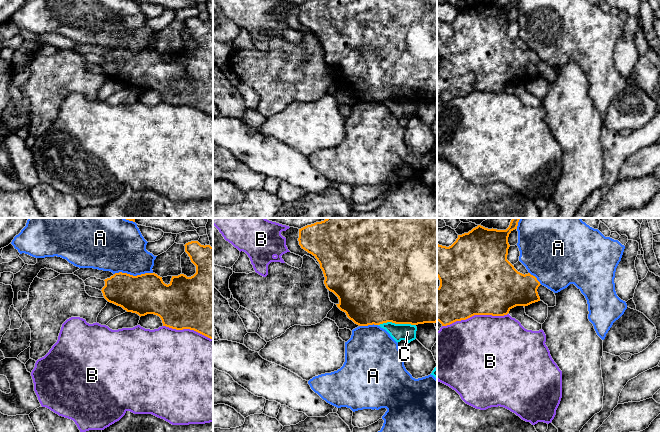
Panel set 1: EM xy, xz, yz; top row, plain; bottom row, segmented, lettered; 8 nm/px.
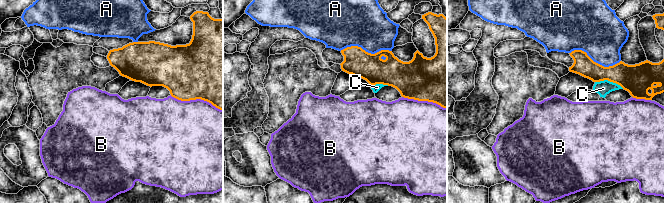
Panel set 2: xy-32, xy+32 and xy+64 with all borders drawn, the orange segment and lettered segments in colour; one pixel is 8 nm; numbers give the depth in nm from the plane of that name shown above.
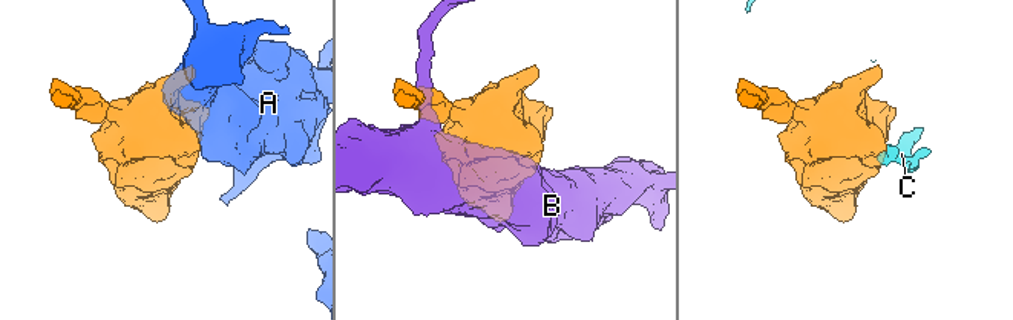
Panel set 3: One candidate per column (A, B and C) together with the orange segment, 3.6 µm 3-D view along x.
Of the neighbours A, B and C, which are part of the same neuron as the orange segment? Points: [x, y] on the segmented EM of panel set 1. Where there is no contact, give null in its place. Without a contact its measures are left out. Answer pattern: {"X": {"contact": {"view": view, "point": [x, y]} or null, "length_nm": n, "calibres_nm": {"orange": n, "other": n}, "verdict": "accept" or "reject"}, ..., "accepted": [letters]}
{"A": {"contact": {"view": "xy", "point": [132, 275]}, "length_nm": 320, "calibres_nm": {"orange": 320, "other": 400}, "verdict": "reject"}, "B": {"contact": {"view": "yz", "point": [474, 314]}, "length_nm": 550, "calibres_nm": {"orange": 500, "other": 480}, "verdict": "reject"}, "C": {"contact": {"view": "xz", "point": [396, 323]}, "length_nm": 300, "calibres_nm": {"orange": 500, "other": 140}, "verdict": "reject"}, "accepted": []}

